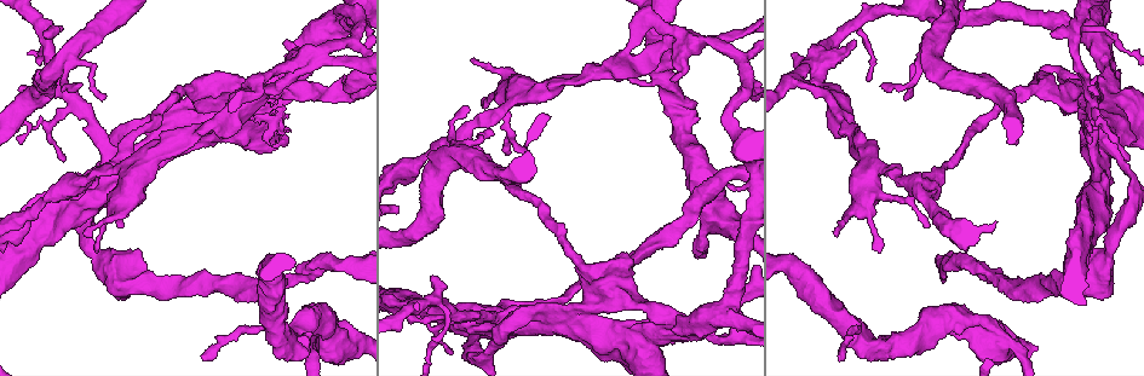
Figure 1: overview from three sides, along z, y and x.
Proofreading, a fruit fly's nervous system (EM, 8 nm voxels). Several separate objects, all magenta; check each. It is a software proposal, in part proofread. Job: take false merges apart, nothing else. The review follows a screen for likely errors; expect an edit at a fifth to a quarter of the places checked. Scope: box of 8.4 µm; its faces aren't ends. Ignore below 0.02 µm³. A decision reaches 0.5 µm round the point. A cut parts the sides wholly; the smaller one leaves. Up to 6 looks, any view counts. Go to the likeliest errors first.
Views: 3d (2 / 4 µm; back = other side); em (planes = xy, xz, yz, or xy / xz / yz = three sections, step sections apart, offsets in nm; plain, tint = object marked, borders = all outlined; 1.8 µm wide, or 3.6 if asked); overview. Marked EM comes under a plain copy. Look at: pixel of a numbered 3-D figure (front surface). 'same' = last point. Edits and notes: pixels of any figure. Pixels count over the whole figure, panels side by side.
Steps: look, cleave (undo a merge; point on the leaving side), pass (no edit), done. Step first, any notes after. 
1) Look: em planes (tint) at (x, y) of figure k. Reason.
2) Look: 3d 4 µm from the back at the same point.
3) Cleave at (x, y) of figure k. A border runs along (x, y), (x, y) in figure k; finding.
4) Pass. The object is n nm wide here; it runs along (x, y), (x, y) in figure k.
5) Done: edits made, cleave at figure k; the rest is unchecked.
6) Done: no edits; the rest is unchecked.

Look: 3d 2 µm at (921, 186) of figure 1.

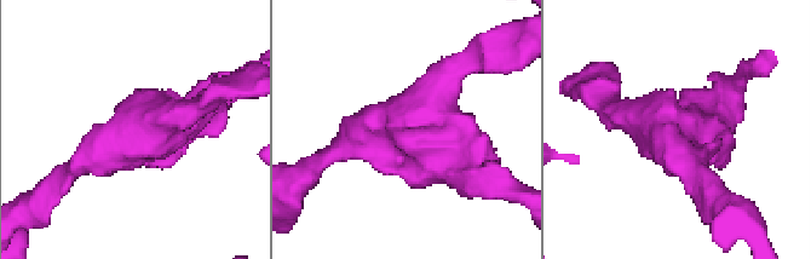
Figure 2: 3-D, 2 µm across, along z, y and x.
Look: em yz step 4 (tint) at (161, 130) of figure 2. 3 arms meet here; the arms are 170, 170, 180 nm wide.

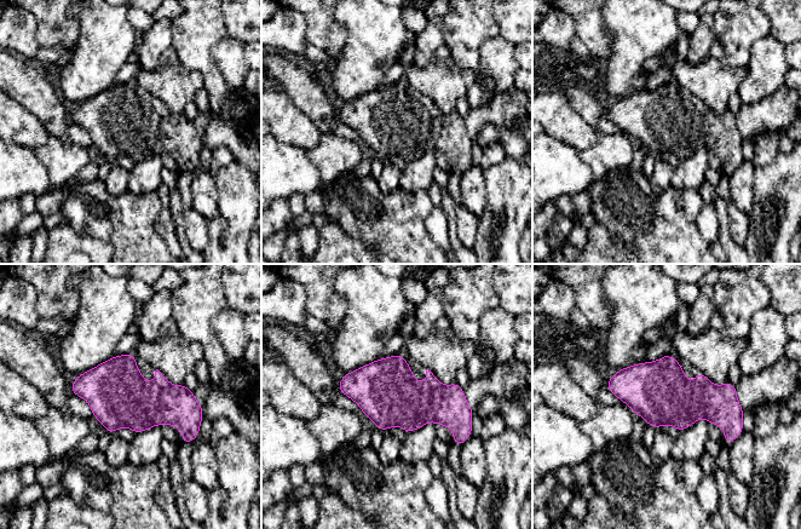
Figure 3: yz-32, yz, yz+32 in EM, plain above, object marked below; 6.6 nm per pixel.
Pass. One neuron here.

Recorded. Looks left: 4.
Look: 3d 4 µm at (852, 133) of figure 1. A narrow waist.

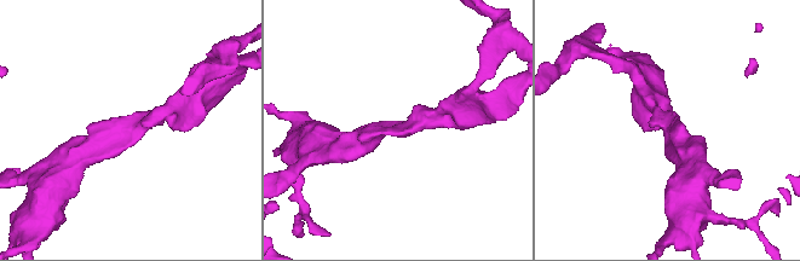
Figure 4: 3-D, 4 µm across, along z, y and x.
Look: em xy step 8 (tint) at (410, 125) of figure 4. The arms are 280, 320 nm wide.

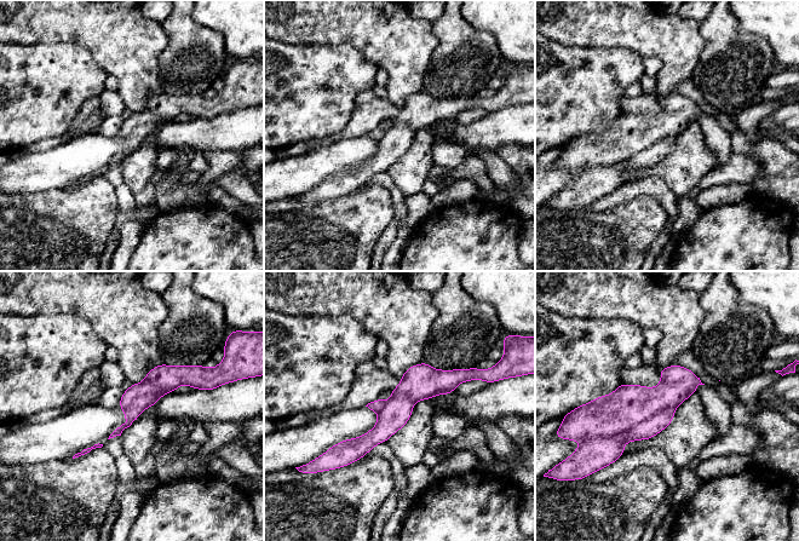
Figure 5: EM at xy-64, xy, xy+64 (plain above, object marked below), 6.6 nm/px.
Cleave at (607, 415) of figure 5. The object is 180 nm wide here; two neurons meet here.

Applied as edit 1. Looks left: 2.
Done: edits made, cleave at figure 5; the rest is unchecked.

